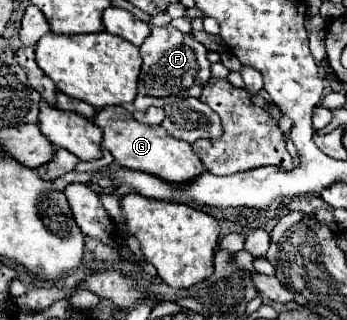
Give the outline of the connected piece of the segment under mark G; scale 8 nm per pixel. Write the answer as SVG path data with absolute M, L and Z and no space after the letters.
M105 107L93 119L97 127L103 131L103 149L109 149L115 157L115 163L131 169L155 175L173 185L185 185L197 179L205 171L201 159L195 155L189 143L171 137L161 125L141 125L133 119L133 115L123 107Z

